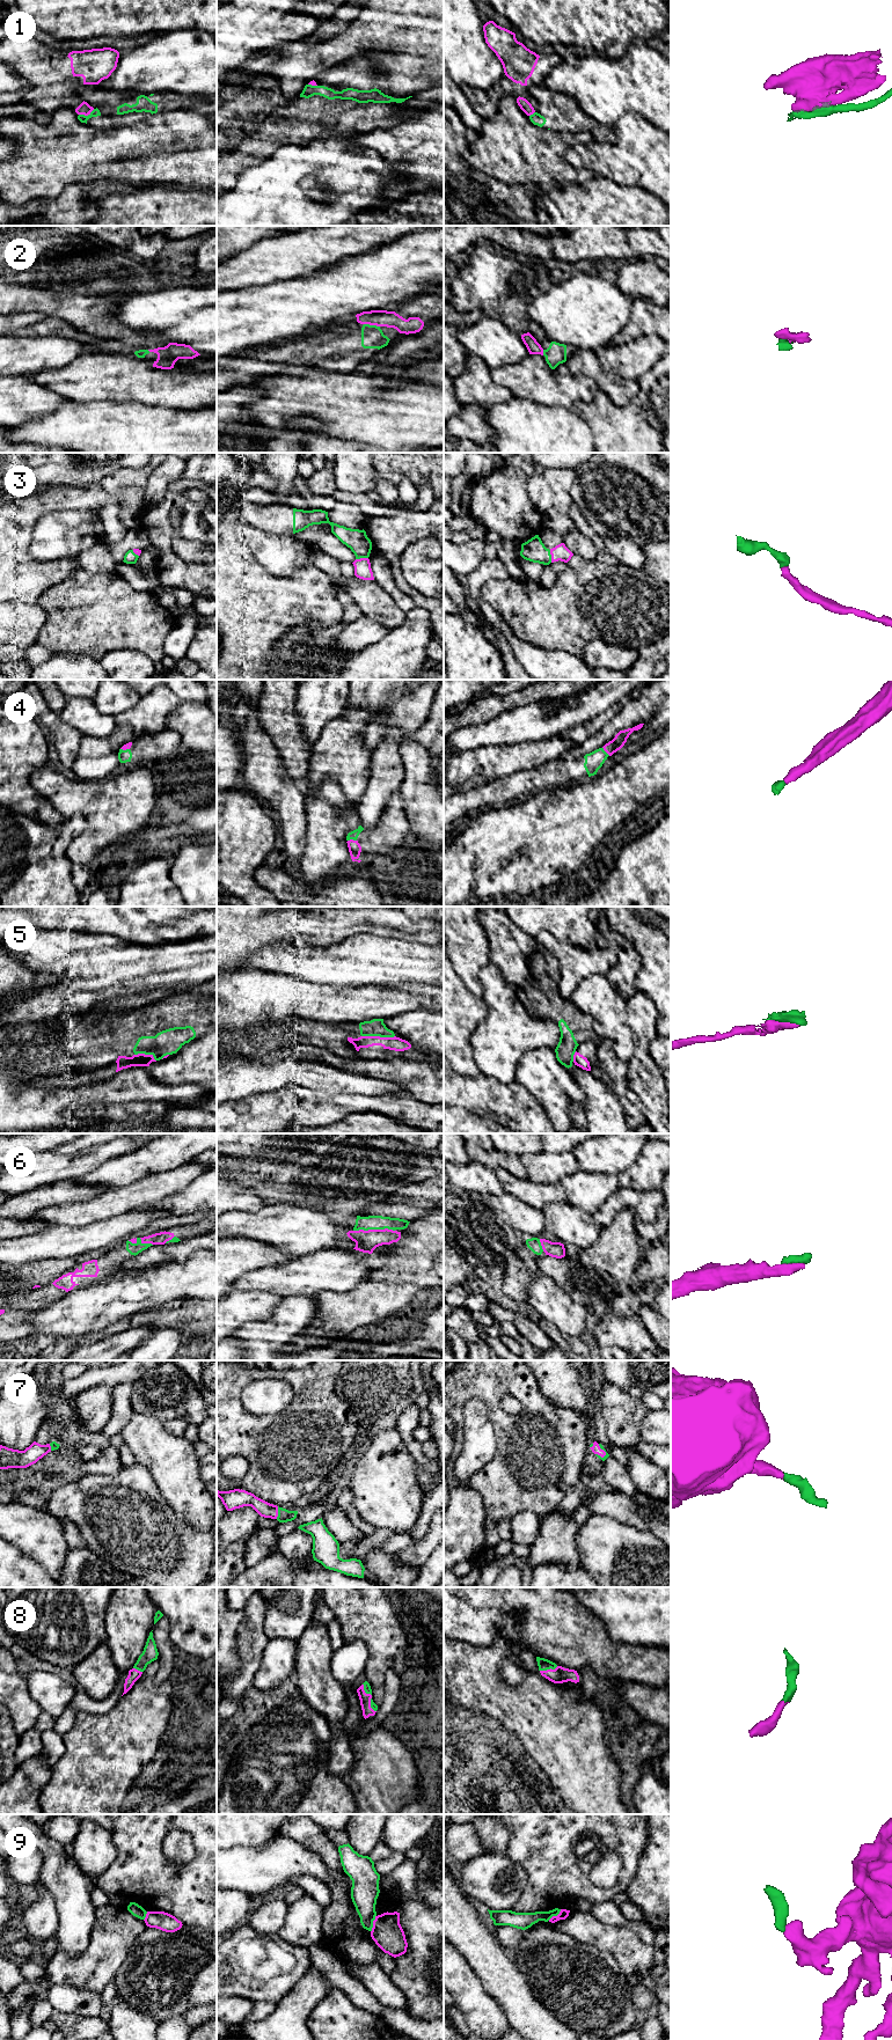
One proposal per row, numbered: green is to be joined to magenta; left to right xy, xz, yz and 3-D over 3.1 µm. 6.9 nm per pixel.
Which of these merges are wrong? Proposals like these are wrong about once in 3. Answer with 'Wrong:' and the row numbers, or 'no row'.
Wrong: 1, 5, 9

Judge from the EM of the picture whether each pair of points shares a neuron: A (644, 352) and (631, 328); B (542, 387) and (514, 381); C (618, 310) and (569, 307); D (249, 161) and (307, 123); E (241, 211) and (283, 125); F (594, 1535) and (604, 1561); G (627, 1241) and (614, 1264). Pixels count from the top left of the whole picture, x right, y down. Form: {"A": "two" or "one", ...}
{"A": "two", "B": "one", "C": "one", "D": "one", "E": "two", "F": "one", "G": "one"}

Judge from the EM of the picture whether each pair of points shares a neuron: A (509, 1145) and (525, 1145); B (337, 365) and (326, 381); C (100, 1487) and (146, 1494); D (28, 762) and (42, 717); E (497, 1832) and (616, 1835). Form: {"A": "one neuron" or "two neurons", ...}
{"A": "one neuron", "B": "two neurons", "C": "one neuron", "D": "two neurons", "E": "two neurons"}

